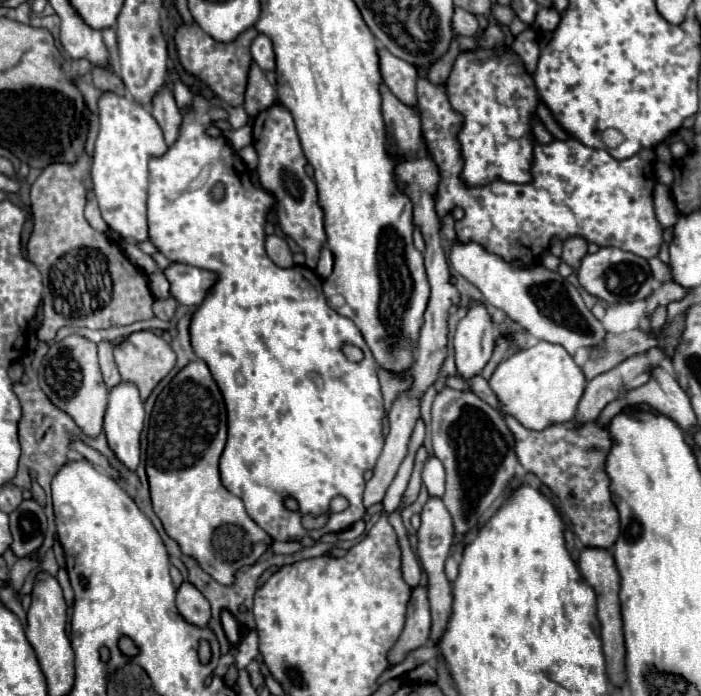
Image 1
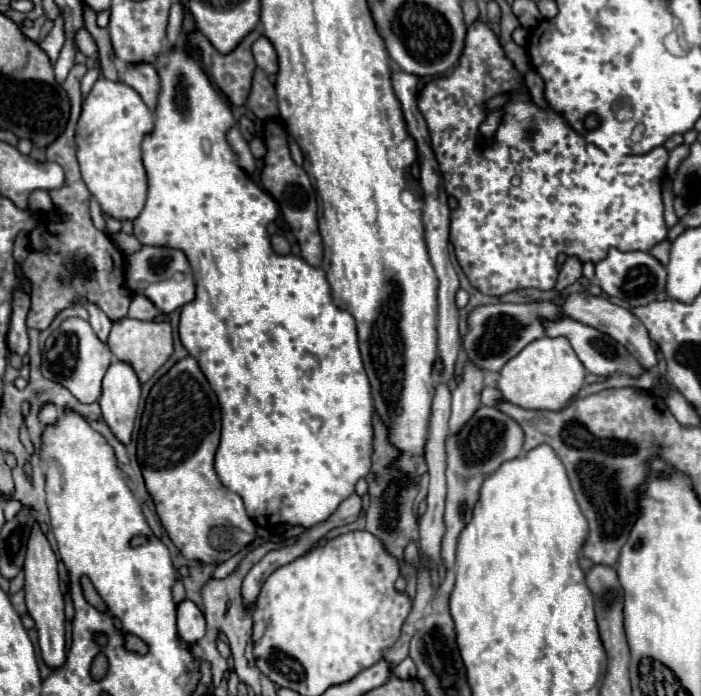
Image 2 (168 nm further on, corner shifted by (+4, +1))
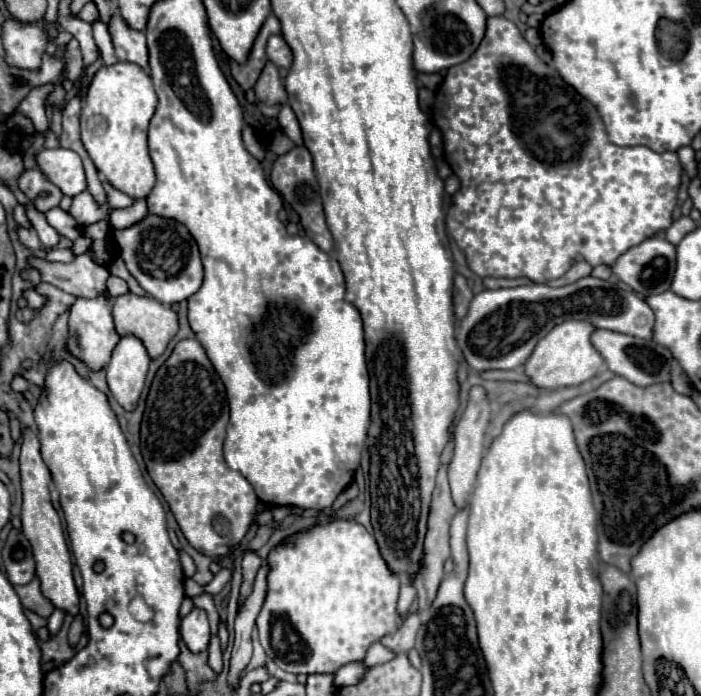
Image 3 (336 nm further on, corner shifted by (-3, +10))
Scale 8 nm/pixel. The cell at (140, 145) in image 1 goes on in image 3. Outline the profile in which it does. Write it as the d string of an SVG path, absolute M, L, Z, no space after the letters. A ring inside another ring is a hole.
M116 62L112 66L102 66L92 76L88 96L82 106L82 142L90 158L114 188L134 200L146 198L156 182L146 144L148 122L154 116L156 104L158 98L148 72L140 70L140 66L132 62Z

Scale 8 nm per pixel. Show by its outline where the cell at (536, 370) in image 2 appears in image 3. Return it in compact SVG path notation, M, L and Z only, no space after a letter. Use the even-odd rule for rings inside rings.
M568 320L554 326L536 344L532 356L526 362L526 374L532 378L532 384L544 390L554 390L564 386L578 386L586 380L592 380L604 368L604 358L590 342L590 336L594 332L596 332L596 326L584 320Z

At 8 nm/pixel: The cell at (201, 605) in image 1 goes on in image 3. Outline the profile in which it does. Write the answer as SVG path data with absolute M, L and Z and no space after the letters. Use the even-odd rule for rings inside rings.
M194 608L186 618L180 622L180 638L188 646L190 652L198 654L208 648L210 640L210 628L208 628L208 618L206 612L200 608Z

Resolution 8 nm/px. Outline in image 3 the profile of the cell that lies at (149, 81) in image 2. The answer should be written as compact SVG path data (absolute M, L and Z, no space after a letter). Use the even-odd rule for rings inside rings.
M118 12L110 18L108 32L112 36L112 44L114 44L114 52L118 60L134 62L142 68L148 68L148 48L146 48L144 32L132 30L124 22L124 18L120 18Z

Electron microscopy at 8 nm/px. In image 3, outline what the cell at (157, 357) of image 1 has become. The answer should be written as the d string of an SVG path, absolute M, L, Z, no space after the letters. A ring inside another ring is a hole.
M132 292L120 294L114 298L114 324L116 324L116 332L120 336L136 336L144 342L150 358L158 358L168 342L172 340L172 336L178 332L178 316L172 308L162 306L158 300L150 298L150 296L136 296Z

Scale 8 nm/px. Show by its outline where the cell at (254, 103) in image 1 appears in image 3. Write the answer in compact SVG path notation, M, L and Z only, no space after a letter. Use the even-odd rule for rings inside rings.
M268 62L254 86L254 92L256 92L256 98L268 106L272 104L284 104L286 102L286 90L284 90L284 84L280 80L280 74L278 74L278 68Z

